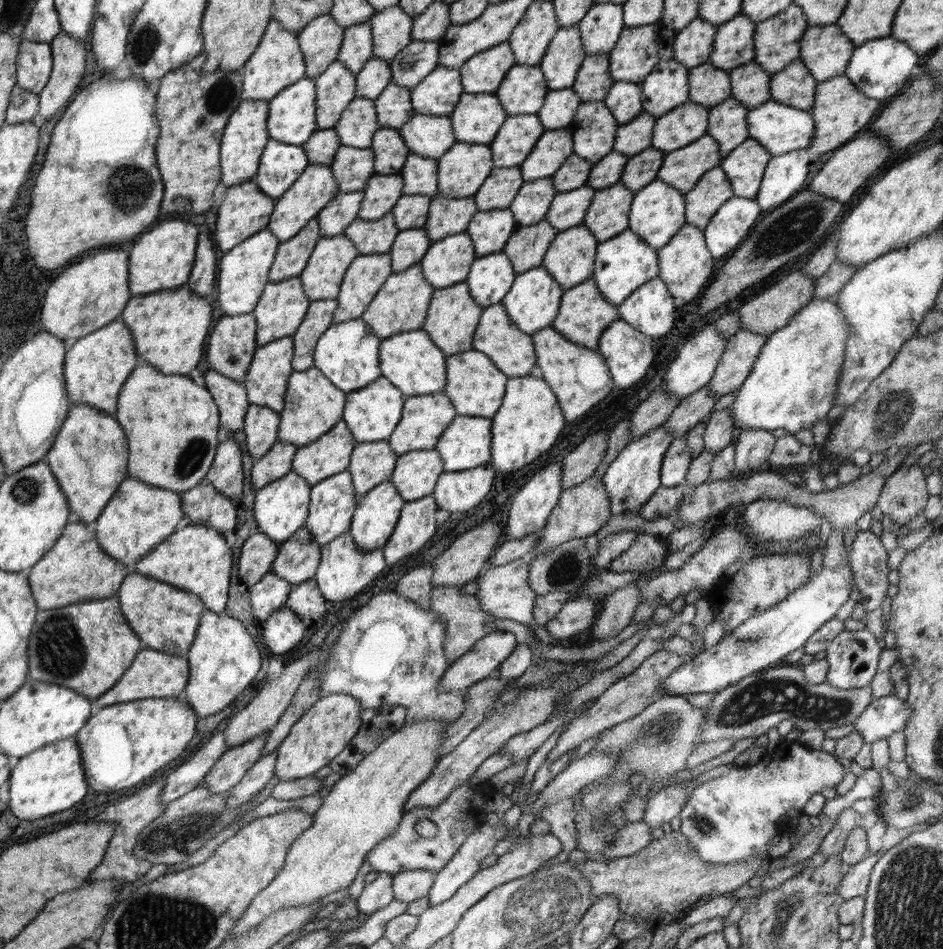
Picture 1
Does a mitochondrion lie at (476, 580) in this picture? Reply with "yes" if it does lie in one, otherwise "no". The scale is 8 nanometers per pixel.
no

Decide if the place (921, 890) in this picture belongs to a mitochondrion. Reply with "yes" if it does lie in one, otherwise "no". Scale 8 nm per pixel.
yes

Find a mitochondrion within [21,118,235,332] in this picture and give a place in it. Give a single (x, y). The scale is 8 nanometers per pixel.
(127, 203)

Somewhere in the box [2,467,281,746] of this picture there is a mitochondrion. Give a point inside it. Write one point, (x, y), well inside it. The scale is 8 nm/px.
(59, 651)

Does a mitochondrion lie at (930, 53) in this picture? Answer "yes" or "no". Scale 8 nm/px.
no

